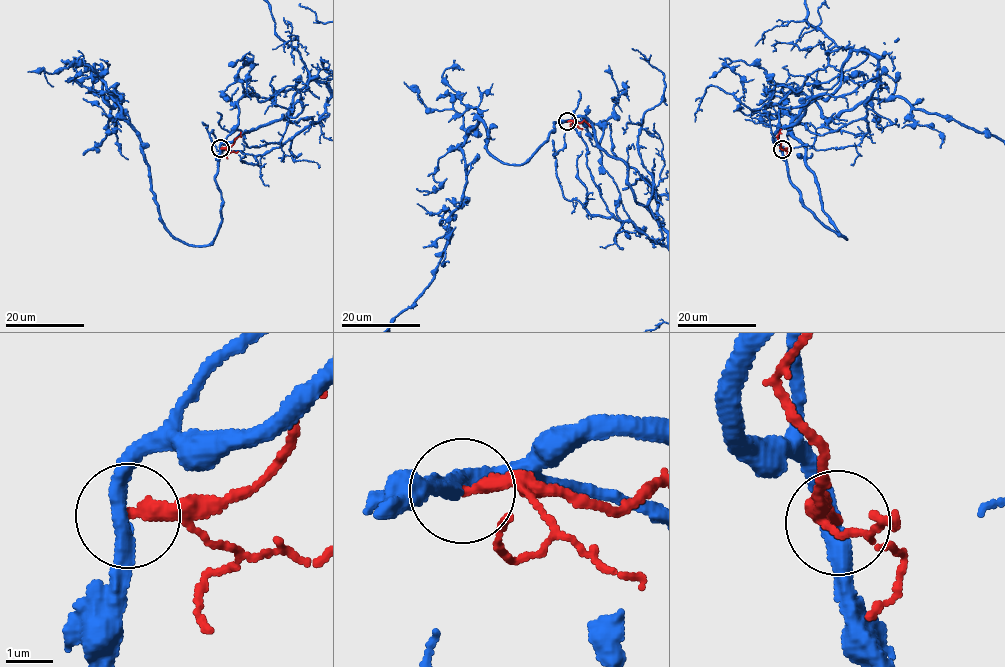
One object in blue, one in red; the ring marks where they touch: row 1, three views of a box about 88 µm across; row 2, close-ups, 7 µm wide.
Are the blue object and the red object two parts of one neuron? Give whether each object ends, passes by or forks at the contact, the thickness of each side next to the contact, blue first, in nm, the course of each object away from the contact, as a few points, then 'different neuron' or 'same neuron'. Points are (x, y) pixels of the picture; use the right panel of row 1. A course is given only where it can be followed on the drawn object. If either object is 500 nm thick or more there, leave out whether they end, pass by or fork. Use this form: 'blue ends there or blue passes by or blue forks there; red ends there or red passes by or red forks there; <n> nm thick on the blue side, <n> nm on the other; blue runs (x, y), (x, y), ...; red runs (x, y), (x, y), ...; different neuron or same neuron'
blue passes by; red ends there; 360 nm thick on the blue side, 300 nm on the other; red runs (782, 148), (777, 137), (780, 128); different neuron

